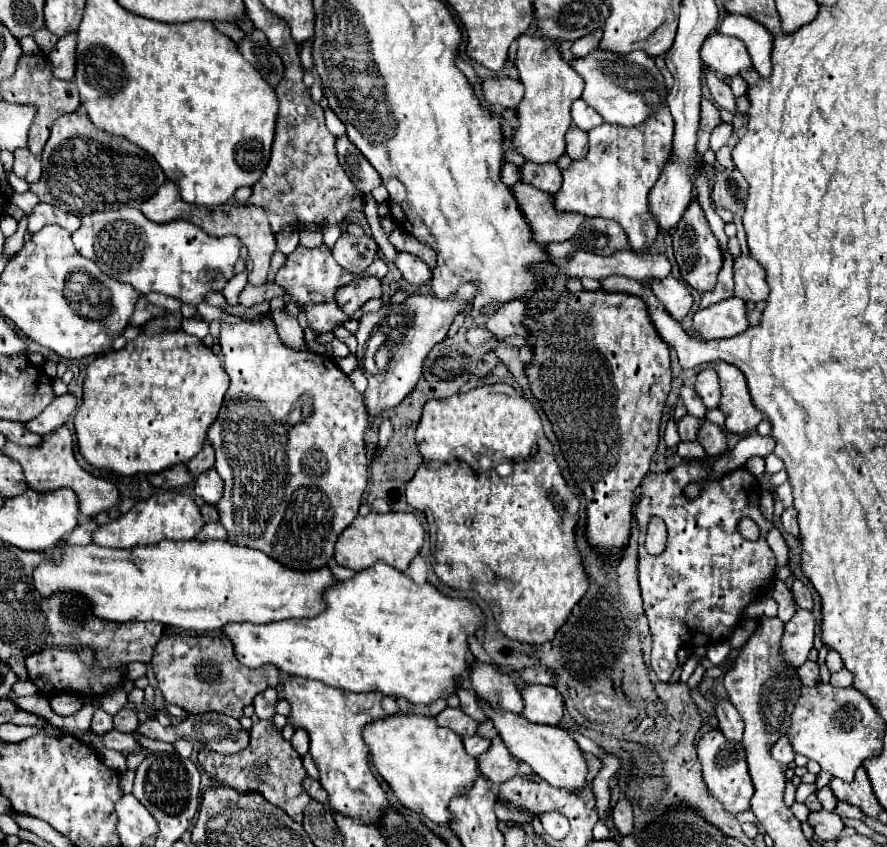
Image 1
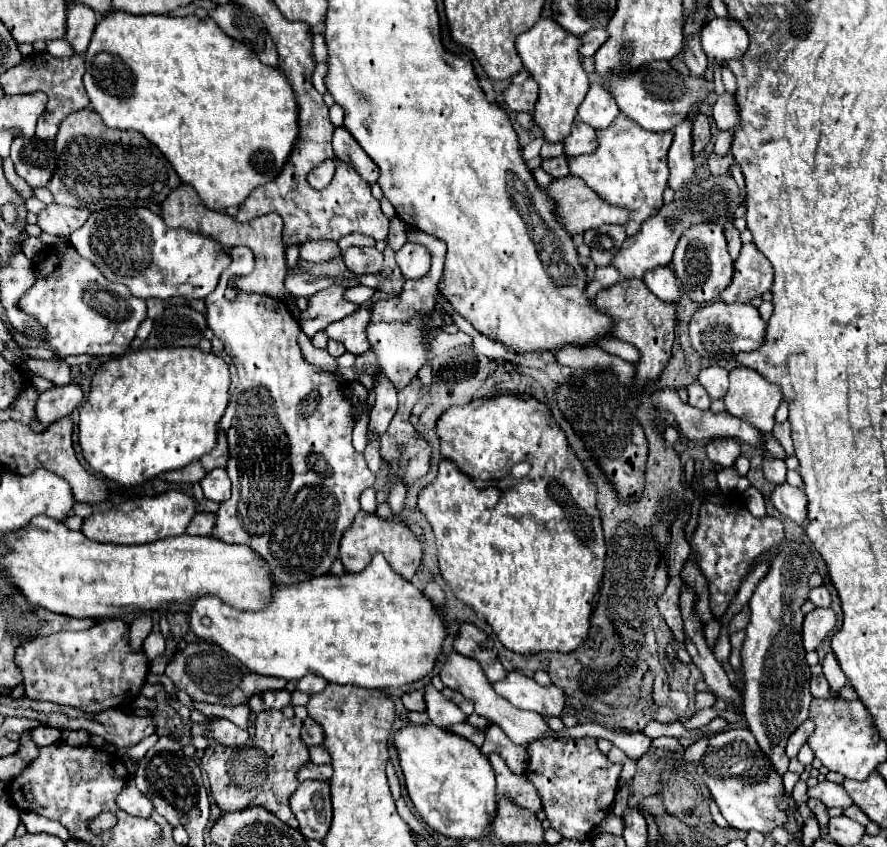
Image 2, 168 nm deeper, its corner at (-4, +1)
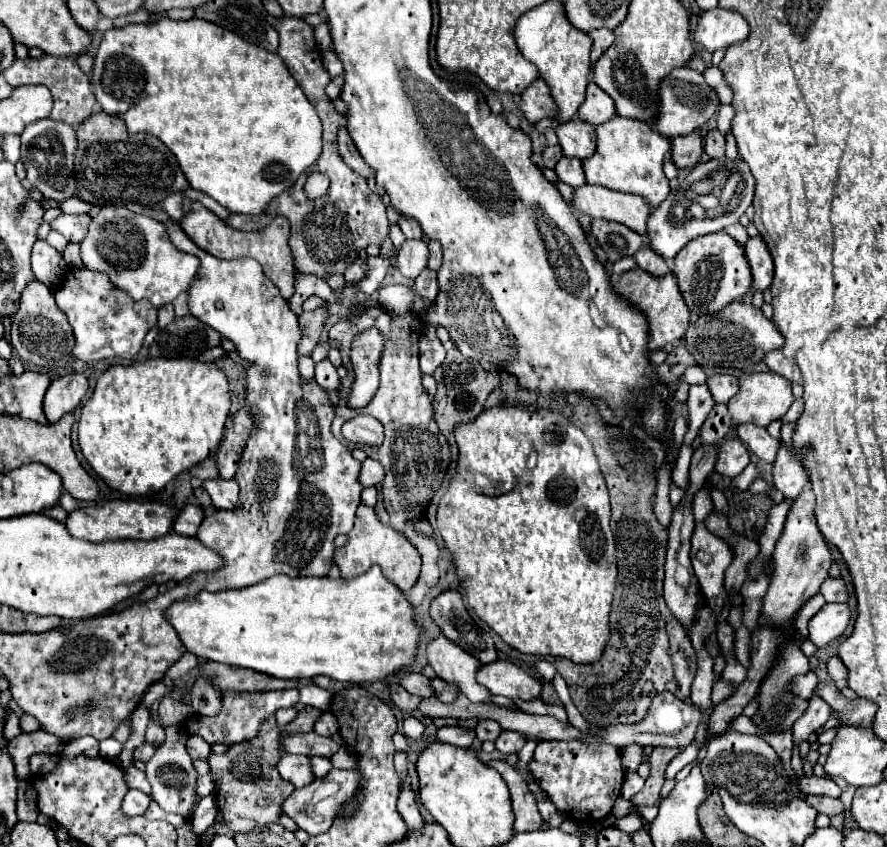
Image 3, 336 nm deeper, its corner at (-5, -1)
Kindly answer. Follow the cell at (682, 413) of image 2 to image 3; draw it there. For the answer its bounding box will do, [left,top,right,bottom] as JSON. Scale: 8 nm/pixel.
[736,423,780,463]

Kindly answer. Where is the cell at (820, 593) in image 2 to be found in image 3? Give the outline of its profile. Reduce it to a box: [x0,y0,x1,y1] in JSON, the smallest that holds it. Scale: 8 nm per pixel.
[820,577,848,603]

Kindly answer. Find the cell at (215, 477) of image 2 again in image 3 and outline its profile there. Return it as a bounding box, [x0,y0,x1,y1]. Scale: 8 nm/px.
[204,479,238,509]

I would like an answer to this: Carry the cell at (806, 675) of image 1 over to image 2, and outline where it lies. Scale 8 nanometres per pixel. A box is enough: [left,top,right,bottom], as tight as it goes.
[811,675,831,697]

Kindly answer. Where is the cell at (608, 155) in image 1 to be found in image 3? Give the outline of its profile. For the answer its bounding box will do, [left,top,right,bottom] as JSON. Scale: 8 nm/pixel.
[582,117,670,207]

